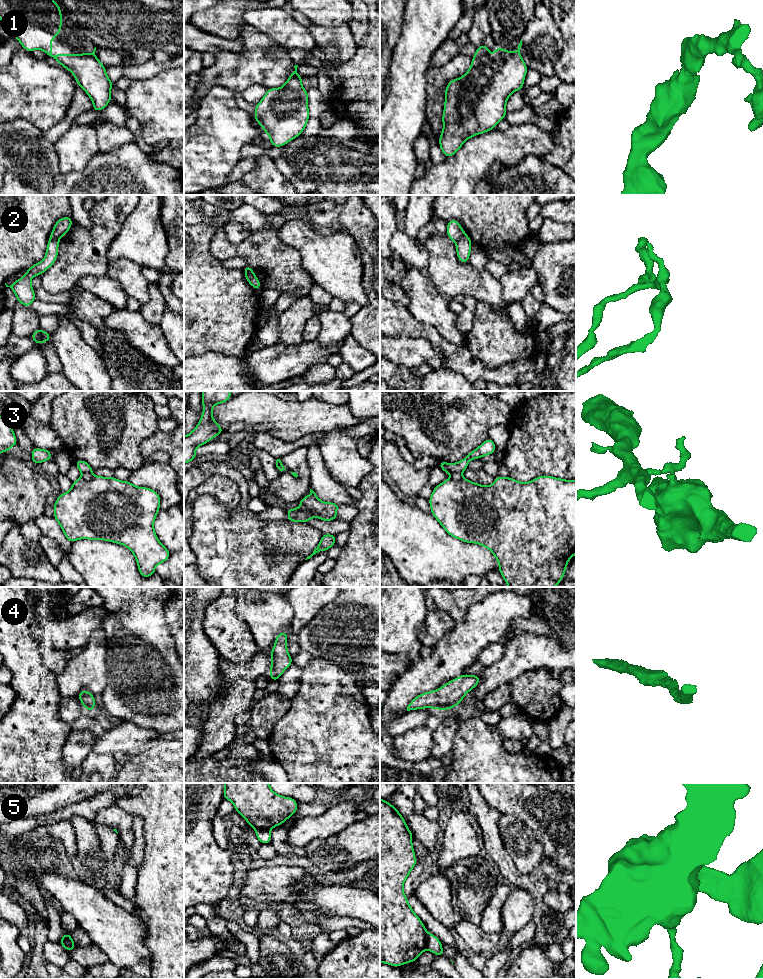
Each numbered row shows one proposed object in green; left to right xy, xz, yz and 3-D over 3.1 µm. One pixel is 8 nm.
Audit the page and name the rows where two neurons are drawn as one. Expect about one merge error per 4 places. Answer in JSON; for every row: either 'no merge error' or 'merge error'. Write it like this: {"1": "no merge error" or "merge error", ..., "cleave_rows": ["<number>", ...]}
{"1": "no merge error", "2": "merge error", "3": "merge error", "4": "no merge error", "5": "merge error", "cleave_rows": ["2", "3", "5"]}

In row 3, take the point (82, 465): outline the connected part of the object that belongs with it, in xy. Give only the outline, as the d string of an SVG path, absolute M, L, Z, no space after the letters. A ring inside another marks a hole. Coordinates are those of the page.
M76 460L74 464L83 475L90 475L93 468L85 460Z

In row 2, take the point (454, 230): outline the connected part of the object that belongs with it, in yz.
M456 219L447 222L447 236L454 242L458 241L464 234L464 230Z

